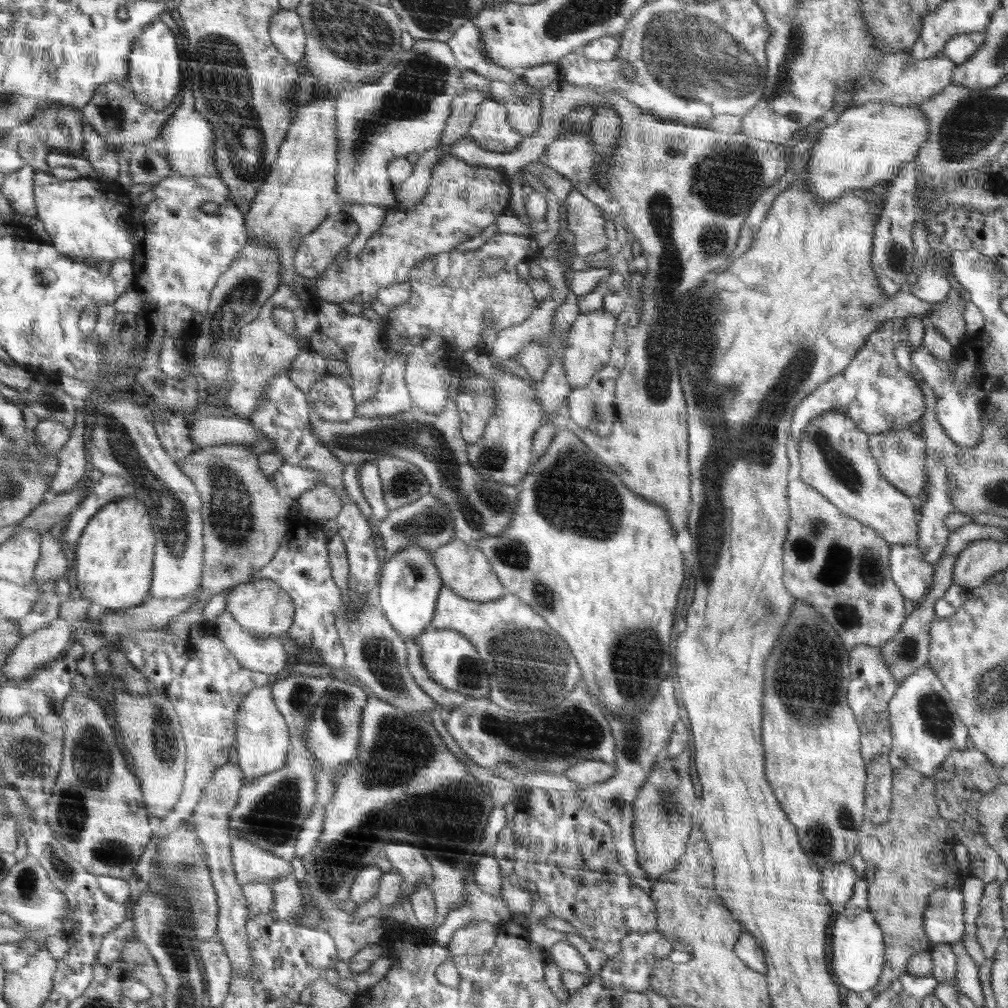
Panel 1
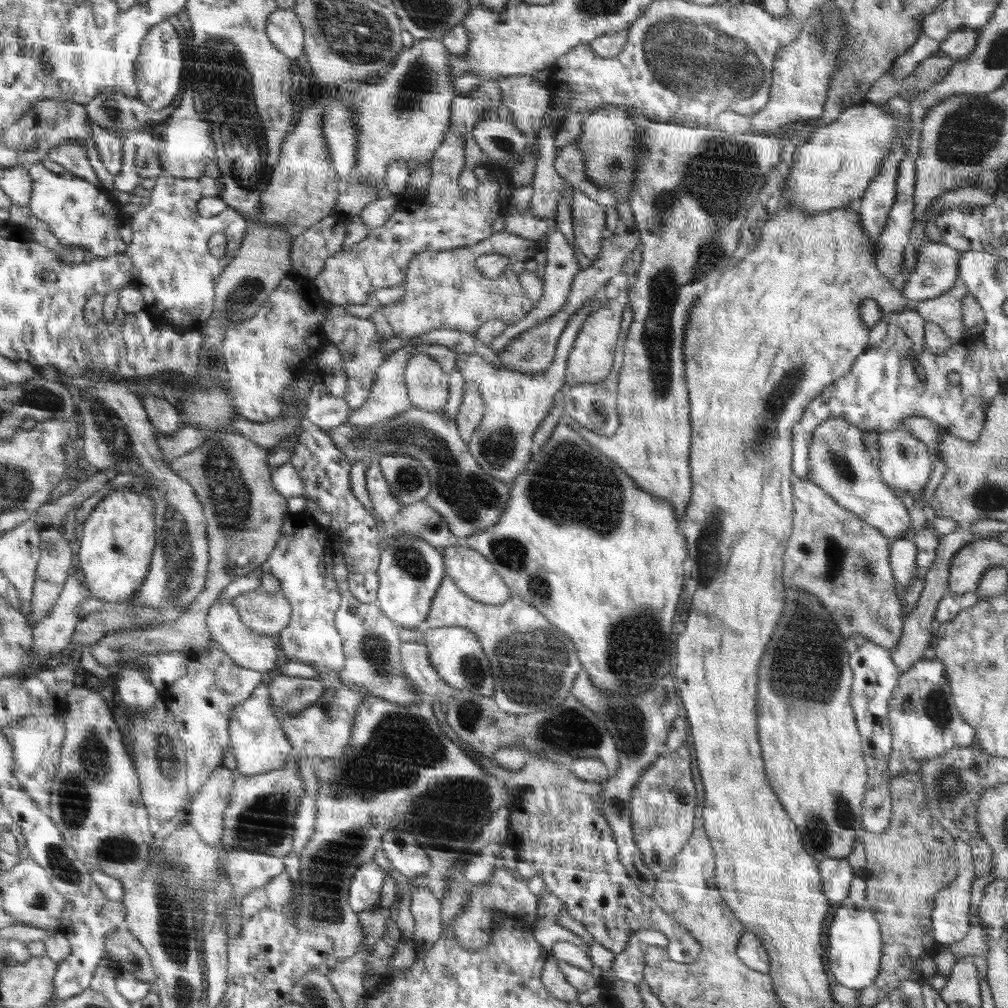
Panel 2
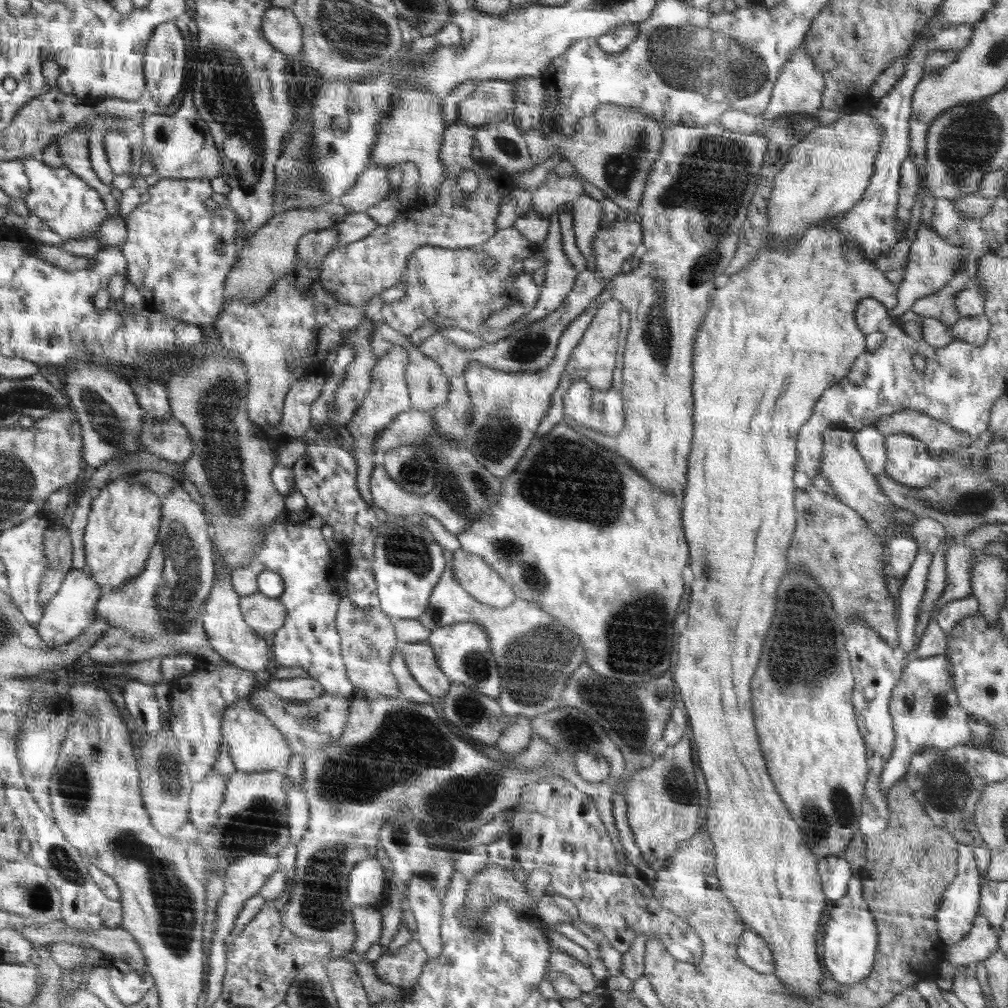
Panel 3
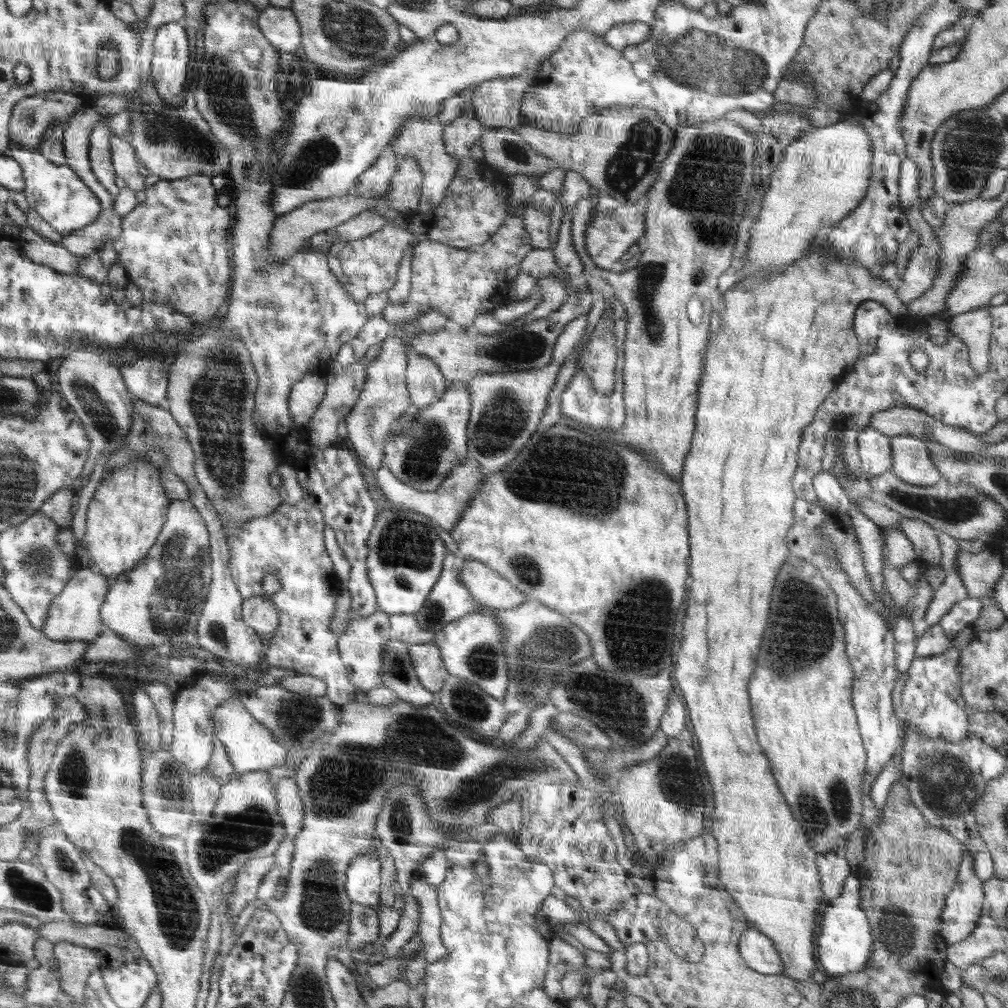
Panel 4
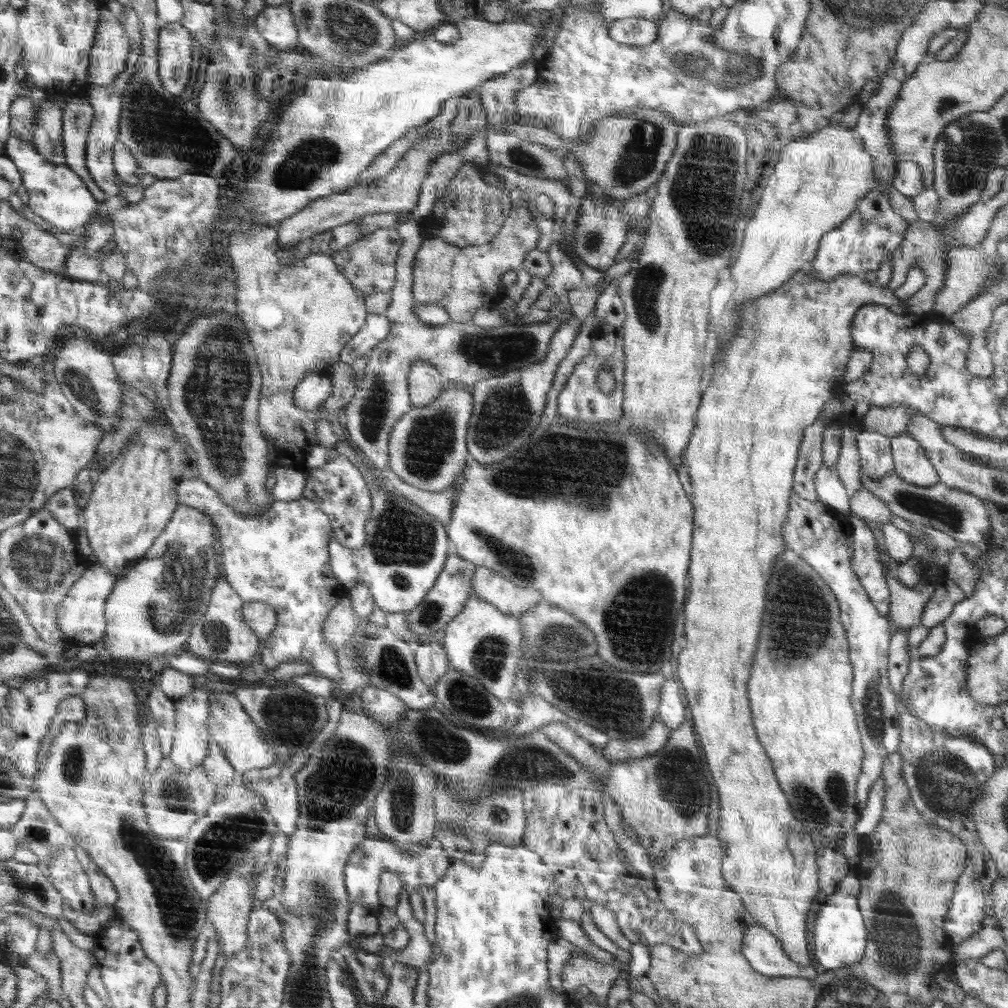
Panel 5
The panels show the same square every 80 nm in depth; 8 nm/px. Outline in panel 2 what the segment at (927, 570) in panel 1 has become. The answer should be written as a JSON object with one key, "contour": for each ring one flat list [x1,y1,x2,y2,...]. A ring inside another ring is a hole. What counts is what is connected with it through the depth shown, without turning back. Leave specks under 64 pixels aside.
{"contour":[[905,536,890,543,889,565,891,573,902,588,908,588,909,584,917,578,917,546,912,538]]}

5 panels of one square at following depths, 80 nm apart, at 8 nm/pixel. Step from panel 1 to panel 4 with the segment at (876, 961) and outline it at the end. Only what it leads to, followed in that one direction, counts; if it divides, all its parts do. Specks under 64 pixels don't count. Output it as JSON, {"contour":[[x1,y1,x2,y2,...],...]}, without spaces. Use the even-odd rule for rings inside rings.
{"contour":[[852,871,846,877,842,892,836,899,830,900,822,918,820,936,818,936,818,960,822,968,832,976,844,976,848,973,864,971,872,948,872,934,866,912,862,908,860,881]]}

